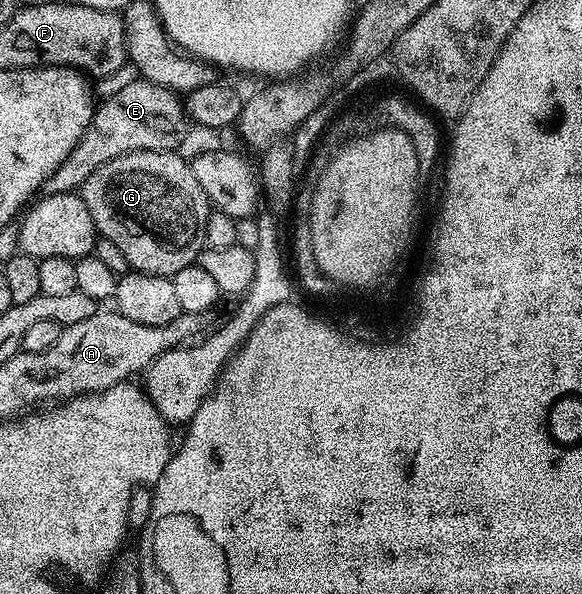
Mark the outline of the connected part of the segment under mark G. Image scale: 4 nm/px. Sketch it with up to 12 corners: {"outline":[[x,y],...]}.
{"outline":[[126,153],[81,186],[136,273],[196,264],[213,206],[188,158]]}

